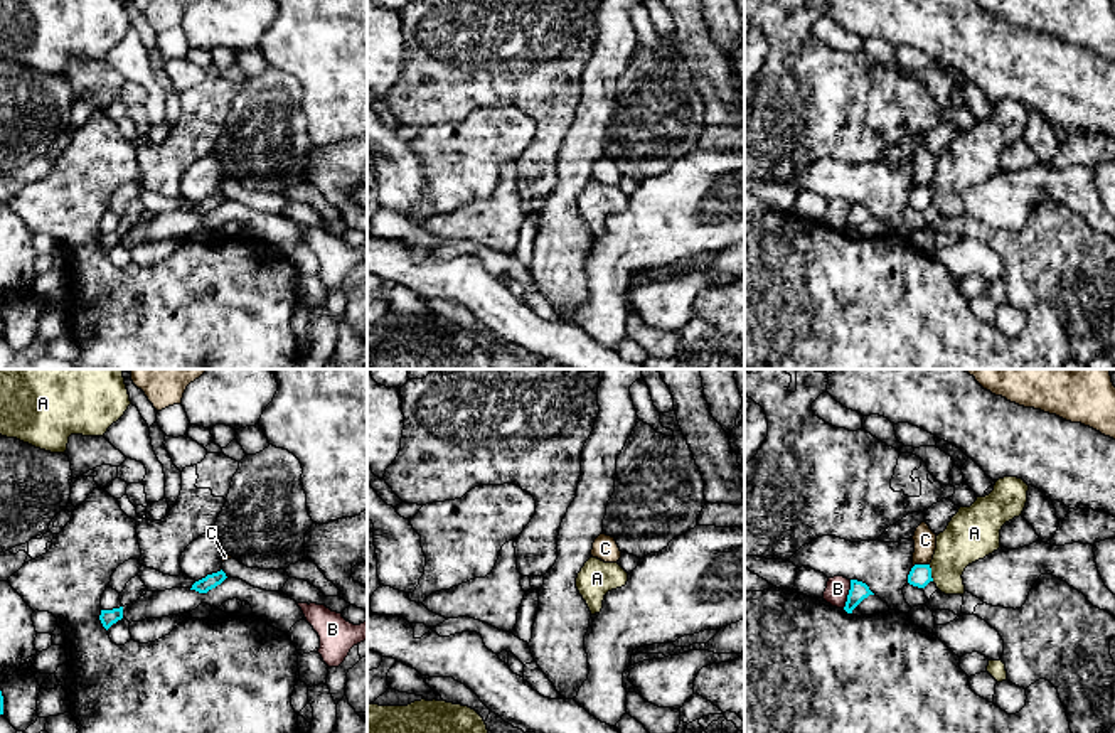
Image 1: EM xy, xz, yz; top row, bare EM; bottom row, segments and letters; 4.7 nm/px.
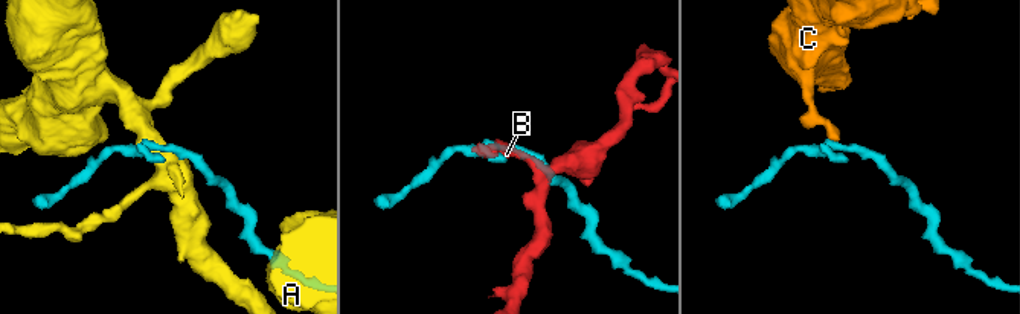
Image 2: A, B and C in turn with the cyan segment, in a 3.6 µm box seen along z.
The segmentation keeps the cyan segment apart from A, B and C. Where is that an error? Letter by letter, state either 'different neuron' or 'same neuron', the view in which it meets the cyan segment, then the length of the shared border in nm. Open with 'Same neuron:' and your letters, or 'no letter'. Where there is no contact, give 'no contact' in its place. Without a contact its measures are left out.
Same neuron: no letter
A: different neuron; contact in yz; length 80 nm
B: different neuron; contact in yz; length 150 nm
C: different neuron; contact in yz; length 80 nm

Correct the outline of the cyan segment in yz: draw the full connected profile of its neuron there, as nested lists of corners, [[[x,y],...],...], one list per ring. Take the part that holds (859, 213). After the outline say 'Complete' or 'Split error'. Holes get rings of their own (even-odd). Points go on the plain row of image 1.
[[[851,202],[851,212],[849,212],[844,233],[847,236],[852,236],[852,233],[869,217],[874,217],[874,216],[869,212],[866,206]]]. Complete

